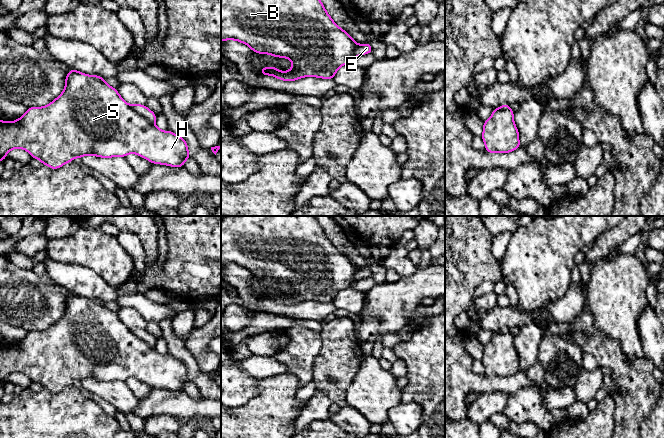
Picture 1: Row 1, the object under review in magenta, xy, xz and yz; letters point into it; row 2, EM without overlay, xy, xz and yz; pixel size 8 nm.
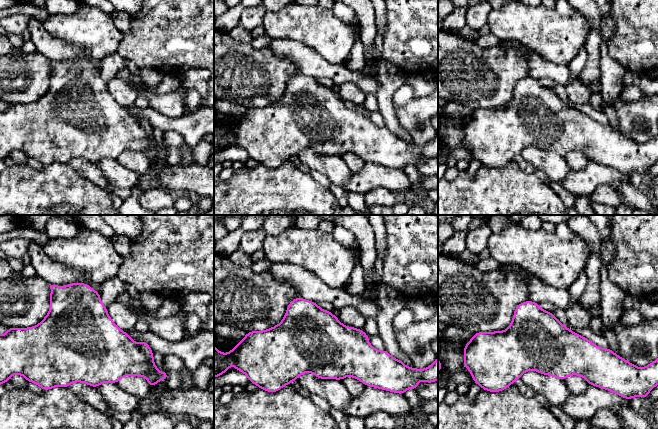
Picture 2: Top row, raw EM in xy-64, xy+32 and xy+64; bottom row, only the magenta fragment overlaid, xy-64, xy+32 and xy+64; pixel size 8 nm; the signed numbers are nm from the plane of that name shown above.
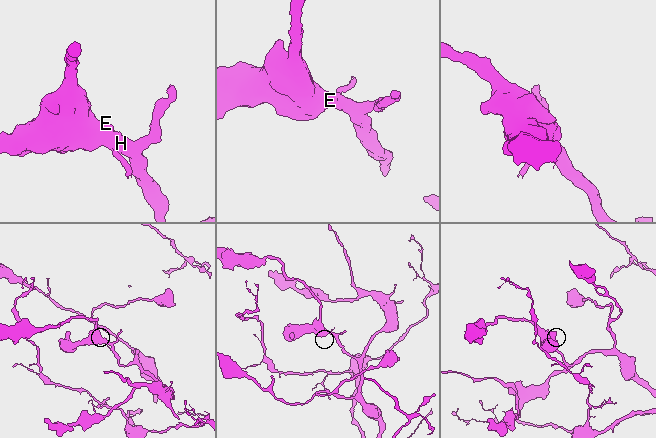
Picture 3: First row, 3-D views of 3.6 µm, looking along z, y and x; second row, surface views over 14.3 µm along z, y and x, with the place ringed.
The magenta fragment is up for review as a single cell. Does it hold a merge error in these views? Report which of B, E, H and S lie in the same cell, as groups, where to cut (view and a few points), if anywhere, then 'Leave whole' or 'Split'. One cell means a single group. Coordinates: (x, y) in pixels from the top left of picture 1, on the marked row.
Groups: B H S / E. Split along xy (129, 105), (154, 124). Split

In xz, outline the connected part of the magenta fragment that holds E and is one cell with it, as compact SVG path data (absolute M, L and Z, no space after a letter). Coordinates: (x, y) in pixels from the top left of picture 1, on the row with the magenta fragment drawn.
M363 43L357 47L355 50L355 54L357 56L362 56L364 54L370 54L372 53L372 46L368 43Z

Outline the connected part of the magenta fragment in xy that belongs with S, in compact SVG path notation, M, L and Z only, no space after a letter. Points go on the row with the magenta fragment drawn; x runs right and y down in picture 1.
M75 69L67 73L64 91L51 103L43 107L27 108L25 114L13 121L0 120L0 161L4 161L9 151L20 148L26 150L32 158L40 160L54 170L73 161L93 155L102 158L125 157L130 153L147 159L152 164L162 164L171 167L184 167L189 155L186 140L175 133L160 130L144 116L133 110L123 100L117 89L109 86L105 79L97 75L87 75Z

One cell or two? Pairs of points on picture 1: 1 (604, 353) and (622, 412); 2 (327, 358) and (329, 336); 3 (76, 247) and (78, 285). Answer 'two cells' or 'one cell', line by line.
1: one cell
2: one cell
3: two cells

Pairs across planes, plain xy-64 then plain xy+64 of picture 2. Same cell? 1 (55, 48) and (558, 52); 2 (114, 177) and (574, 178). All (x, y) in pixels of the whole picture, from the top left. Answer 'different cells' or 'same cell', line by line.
1: different cells
2: different cells

